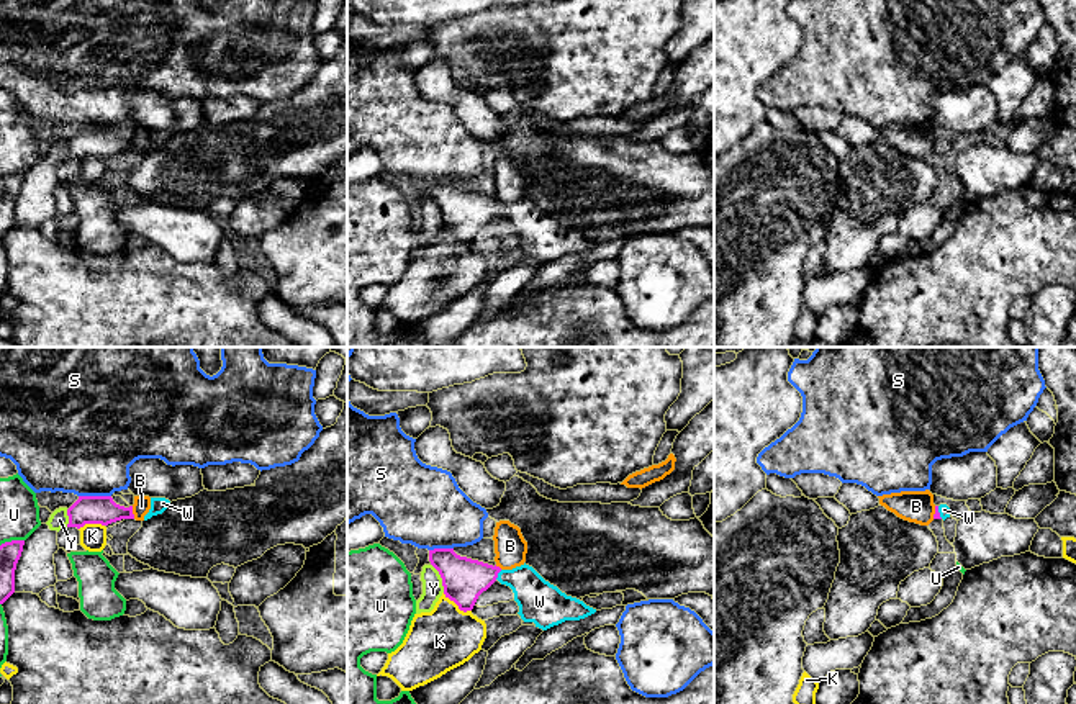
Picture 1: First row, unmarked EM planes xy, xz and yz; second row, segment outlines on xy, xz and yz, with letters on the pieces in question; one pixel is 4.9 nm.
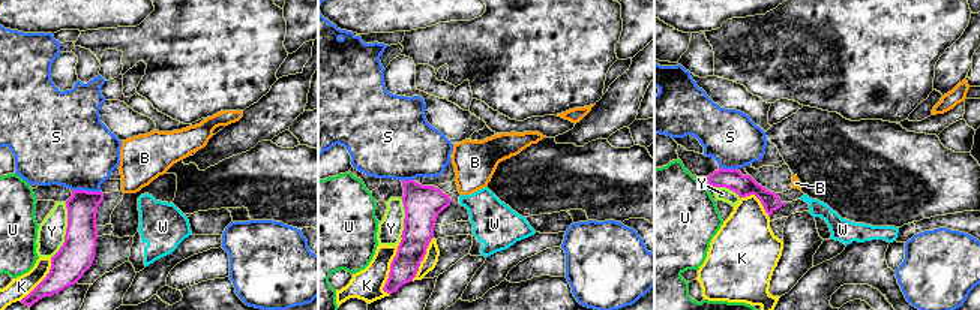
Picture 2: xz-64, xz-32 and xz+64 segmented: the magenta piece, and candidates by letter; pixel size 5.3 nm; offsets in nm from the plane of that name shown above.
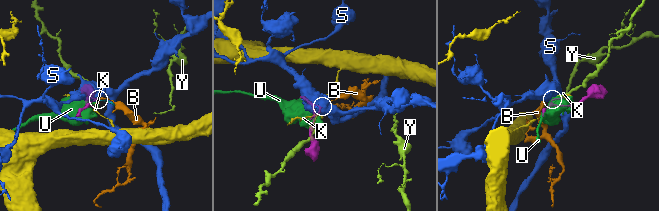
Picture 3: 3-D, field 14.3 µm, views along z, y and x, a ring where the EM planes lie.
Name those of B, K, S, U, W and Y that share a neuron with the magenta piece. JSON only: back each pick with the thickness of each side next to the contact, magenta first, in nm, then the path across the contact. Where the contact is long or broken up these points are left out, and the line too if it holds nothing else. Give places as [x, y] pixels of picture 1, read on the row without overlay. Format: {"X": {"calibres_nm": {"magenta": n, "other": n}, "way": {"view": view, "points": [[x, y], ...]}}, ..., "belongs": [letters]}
{"W": {"calibres_nm": {"magenta": 220, "other": 200}, "way": {"view": "xz", "points": [[464, 213], [497, 208], [516, 212], [539, 234]]}}, "belongs": ["W"]}

